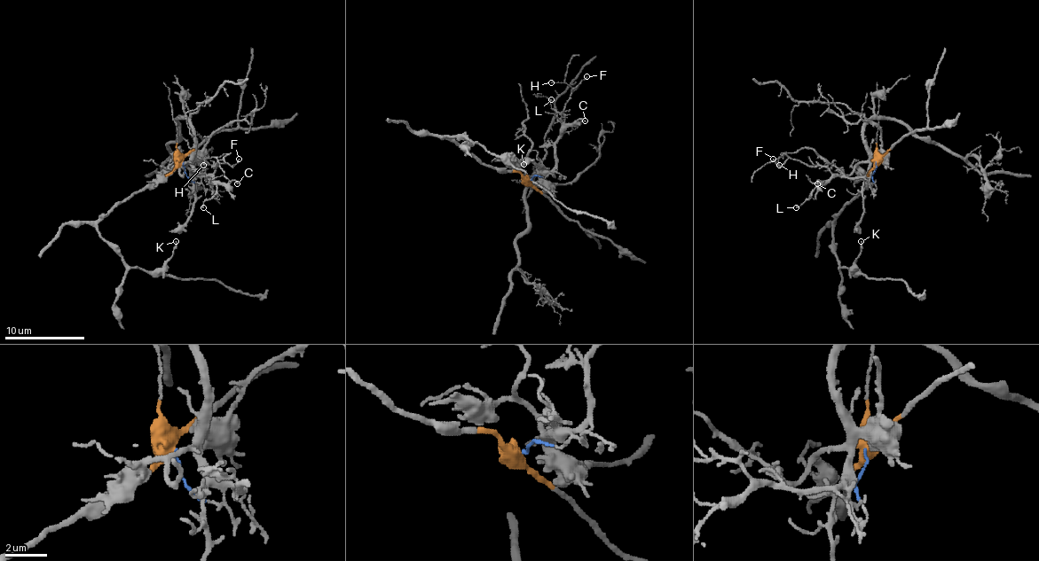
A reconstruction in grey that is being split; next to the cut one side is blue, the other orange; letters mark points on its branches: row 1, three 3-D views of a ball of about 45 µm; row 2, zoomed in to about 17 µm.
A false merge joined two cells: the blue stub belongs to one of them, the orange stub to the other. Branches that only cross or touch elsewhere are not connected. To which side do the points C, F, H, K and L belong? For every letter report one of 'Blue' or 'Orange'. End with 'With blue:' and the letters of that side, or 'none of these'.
C: Blue
F: Blue
H: Blue
K: Orange
L: Blue
With blue: C, F, H, L

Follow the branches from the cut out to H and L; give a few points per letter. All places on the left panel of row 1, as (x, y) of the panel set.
H: (182, 164), (193, 182), (200, 182), (208, 178), (216, 168), (214, 166), (225, 156), (206, 158), (203, 164)
L: (182, 164), (193, 182), (209, 176), (214, 180), (216, 191), (203, 202), (203, 207)

